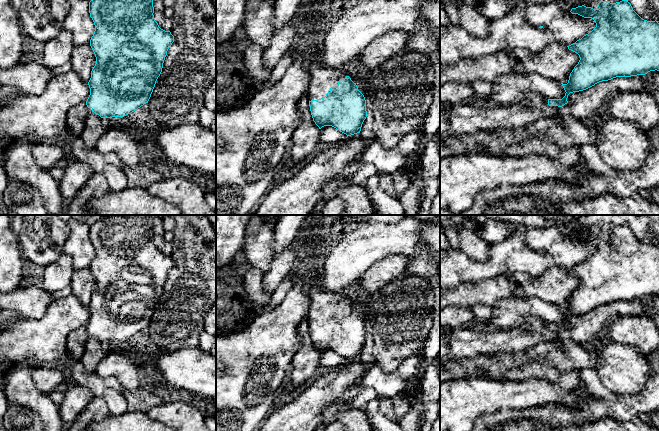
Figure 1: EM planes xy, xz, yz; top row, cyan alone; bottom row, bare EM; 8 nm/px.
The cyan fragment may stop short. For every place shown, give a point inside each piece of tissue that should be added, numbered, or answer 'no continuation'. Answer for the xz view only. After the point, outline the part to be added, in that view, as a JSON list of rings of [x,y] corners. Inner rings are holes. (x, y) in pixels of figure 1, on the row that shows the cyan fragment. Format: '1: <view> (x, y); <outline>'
1: xz (322, 78); [[[313,34],[308,48],[312,50],[314,58],[311,61],[310,81],[307,91],[309,101],[318,100],[326,96],[330,92],[331,87],[337,87],[340,79],[345,79],[346,76],[337,69],[323,67],[320,64],[320,59],[316,55],[316,48],[320,36]]]

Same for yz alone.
1: yz (462, 119); [[[534,93],[527,94],[524,104],[475,107],[460,104],[440,108],[440,135],[470,135],[479,131],[516,129],[535,123],[544,117],[553,117],[558,106],[549,106],[548,99]]]

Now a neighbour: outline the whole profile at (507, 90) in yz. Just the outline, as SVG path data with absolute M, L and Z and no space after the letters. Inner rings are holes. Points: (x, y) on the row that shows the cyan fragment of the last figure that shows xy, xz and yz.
M518 72L501 75L492 84L489 103L497 106L524 104L527 94L534 93L542 99L562 99L565 90L561 82L546 78L536 72Z

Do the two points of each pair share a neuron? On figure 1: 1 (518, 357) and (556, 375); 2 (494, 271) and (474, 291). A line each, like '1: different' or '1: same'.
1: different
2: different

